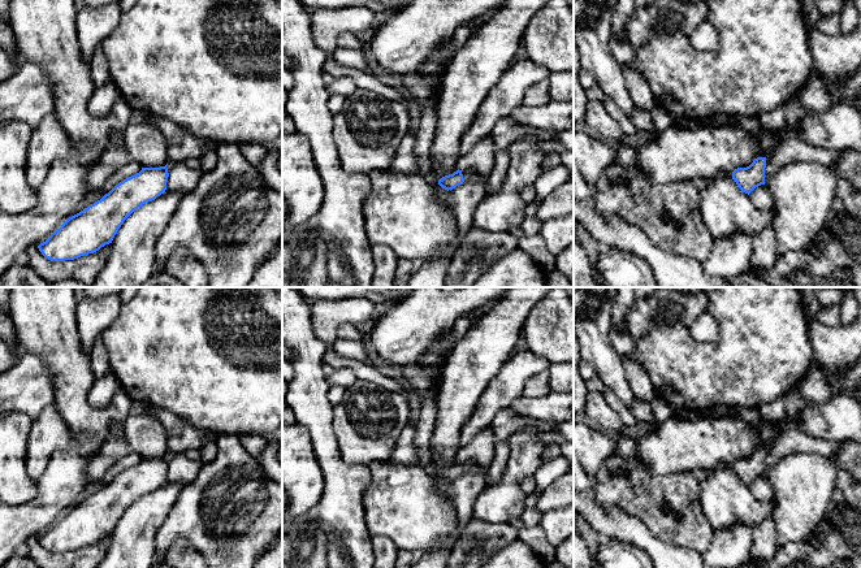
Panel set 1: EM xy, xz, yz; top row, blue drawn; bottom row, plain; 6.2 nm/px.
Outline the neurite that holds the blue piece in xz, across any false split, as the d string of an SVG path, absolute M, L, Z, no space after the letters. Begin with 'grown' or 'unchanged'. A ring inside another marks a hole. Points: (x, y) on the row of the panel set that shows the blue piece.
grown | M457 170L453 174L445 175L438 181L438 185L445 188L445 190L453 190L457 186L462 185L463 182L471 182L475 181L477 178L480 178L481 175L477 174L475 178L468 177L466 174L462 173L462 170Z

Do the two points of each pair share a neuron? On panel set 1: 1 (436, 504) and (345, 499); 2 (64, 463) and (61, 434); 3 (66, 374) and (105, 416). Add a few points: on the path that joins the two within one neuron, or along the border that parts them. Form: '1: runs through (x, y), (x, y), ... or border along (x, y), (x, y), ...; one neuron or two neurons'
1: border along (371, 471), (371, 481), (363, 495), (367, 530); two neurons
2: border along (70, 433), (68, 445), (53, 454), (43, 472); two neurons
3: runs through (72, 387), (72, 395), (92, 416); one neuron

